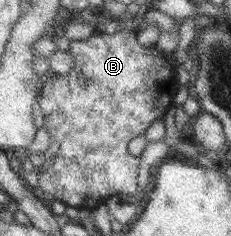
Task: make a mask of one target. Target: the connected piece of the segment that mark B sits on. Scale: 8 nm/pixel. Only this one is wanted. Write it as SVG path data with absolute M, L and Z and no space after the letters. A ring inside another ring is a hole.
M131 27L112 34L95 31L85 40L71 39L66 51L73 59L73 68L67 74L46 77L36 96L37 106L43 114L42 126L49 134L51 145L49 152L28 155L35 168L43 166L44 159L50 158L49 166L36 174L37 187L65 205L87 210L92 210L107 197L139 197L144 192L136 182L139 162L125 148L131 138L143 134L151 123L163 118L166 110L172 110L173 96L178 87L175 68L167 62L165 52L137 44ZM79 78L83 78L85 84L79 84Z

